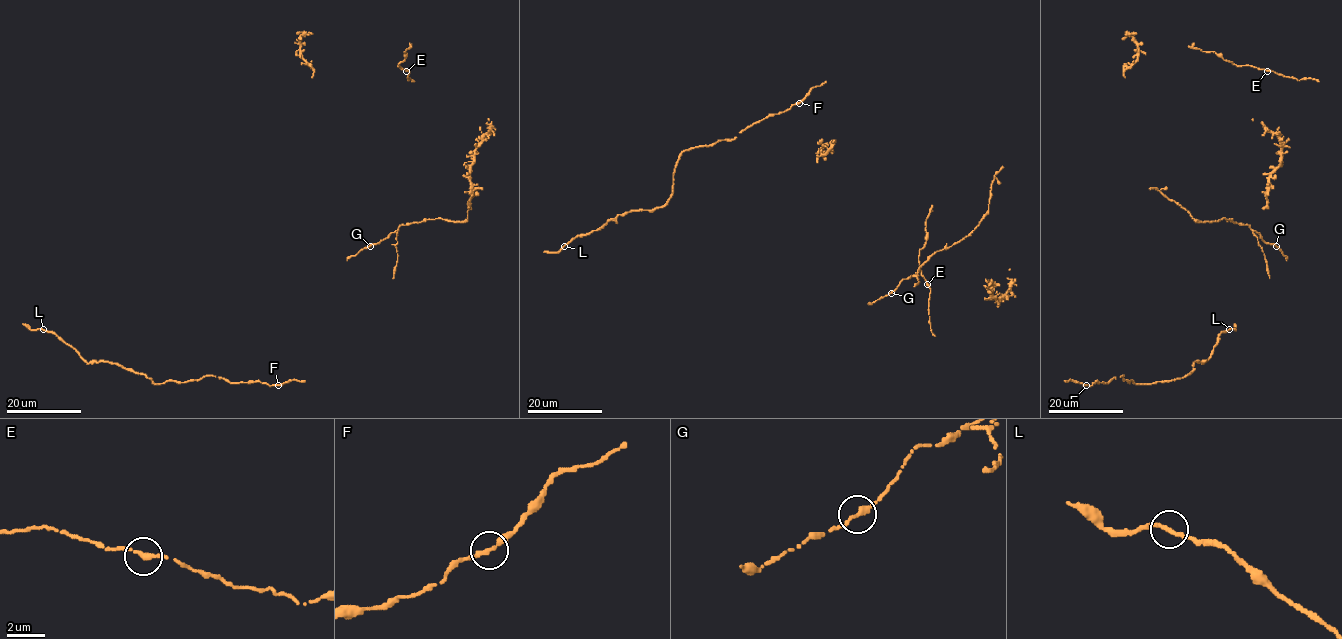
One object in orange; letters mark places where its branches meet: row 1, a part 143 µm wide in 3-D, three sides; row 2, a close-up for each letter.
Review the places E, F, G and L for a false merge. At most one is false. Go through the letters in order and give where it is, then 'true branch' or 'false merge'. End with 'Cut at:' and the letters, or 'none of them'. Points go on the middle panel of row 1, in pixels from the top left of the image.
E: place (927, 284); true branch
F: place (799, 103); true branch
G: place (891, 293); true branch
L: place (564, 246); true branch
Cut at: none of them

